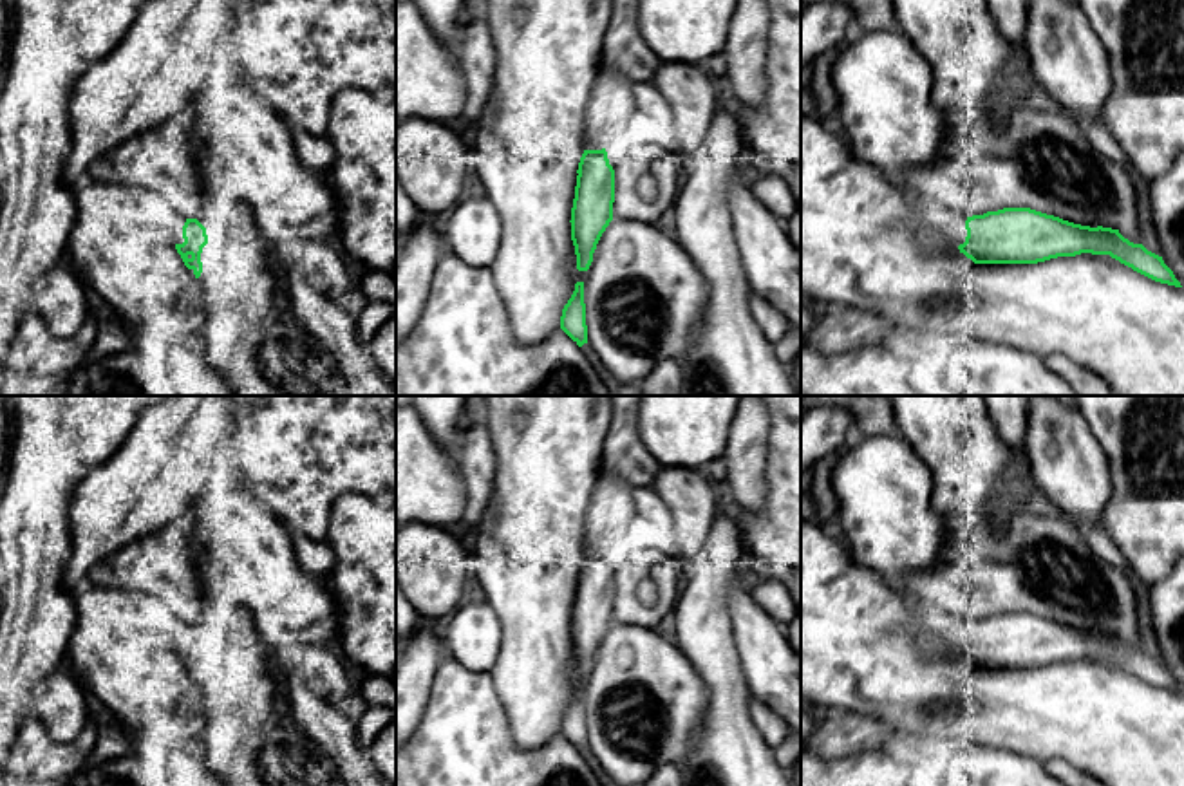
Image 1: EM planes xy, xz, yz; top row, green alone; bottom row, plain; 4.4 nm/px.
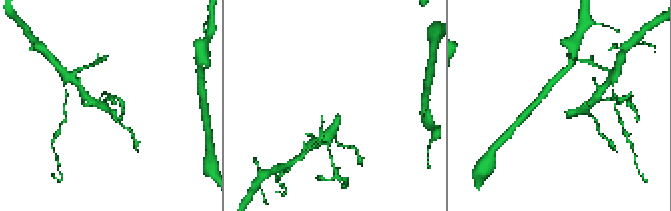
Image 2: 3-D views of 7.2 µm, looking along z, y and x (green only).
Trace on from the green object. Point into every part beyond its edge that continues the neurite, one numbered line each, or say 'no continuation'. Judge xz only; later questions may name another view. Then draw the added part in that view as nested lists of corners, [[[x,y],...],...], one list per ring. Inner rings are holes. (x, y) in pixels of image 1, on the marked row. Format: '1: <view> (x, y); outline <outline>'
1: xz (611, 103); outline [[[615,70],[600,72],[586,108],[591,150],[602,150],[609,145],[627,125],[633,112],[633,83]]]

